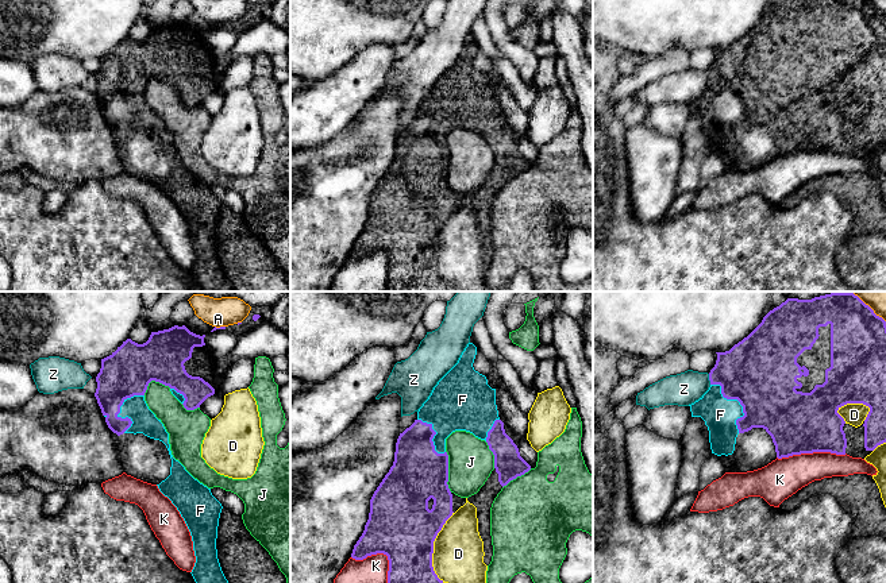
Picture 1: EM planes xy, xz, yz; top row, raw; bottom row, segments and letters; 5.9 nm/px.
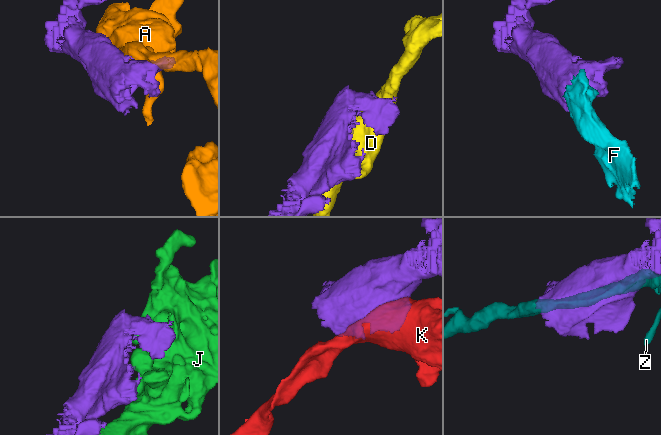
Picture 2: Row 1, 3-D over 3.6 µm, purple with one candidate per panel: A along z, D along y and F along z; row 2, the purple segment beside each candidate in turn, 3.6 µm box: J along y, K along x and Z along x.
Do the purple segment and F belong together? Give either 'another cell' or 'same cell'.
same cell

